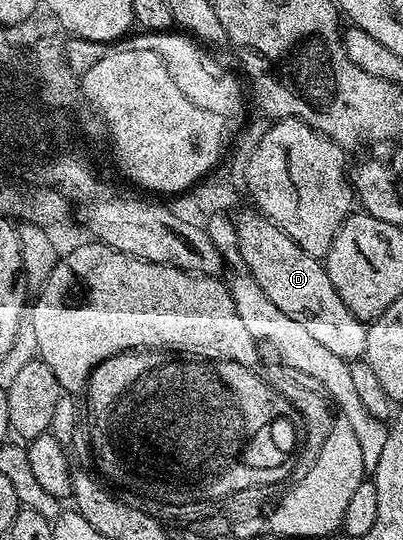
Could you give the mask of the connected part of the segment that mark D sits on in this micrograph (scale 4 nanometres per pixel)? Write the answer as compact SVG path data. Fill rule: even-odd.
M259 212L244 214L235 219L240 255L244 261L243 269L274 300L274 304L290 320L298 320L309 330L314 340L319 340L325 348L330 348L334 356L345 360L363 359L366 348L366 332L368 326L355 318L346 308L342 296L330 284L330 276L324 269L321 259L310 256L276 227L269 218Z

